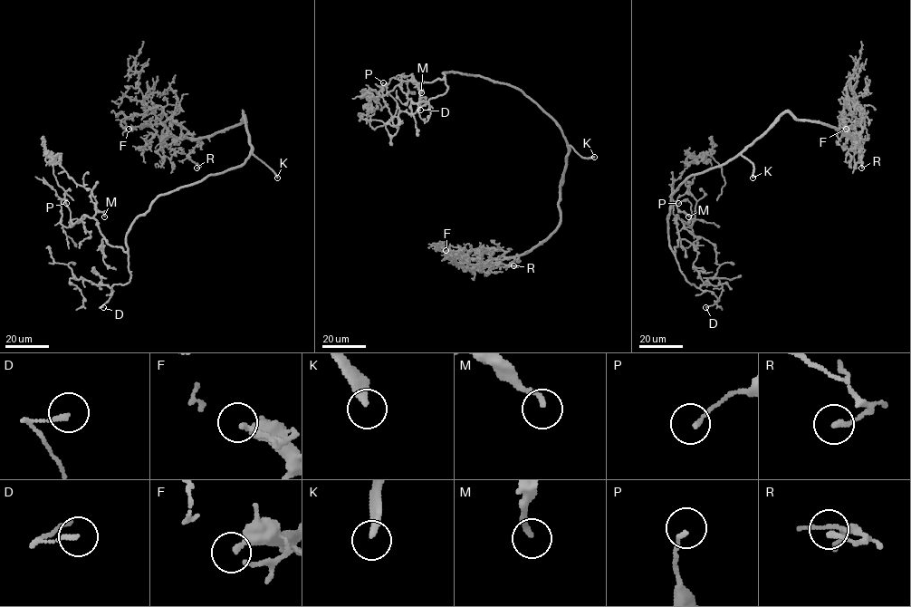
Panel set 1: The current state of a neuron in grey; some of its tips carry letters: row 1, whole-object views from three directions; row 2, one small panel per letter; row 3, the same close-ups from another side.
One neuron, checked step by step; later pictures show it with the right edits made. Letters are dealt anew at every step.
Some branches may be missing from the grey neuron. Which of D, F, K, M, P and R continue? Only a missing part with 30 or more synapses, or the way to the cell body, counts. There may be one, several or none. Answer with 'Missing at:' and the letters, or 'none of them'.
Missing at: K

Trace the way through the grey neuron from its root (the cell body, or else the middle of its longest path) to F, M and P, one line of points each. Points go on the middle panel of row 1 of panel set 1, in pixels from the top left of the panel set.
F: (528, 98), (555, 121), (568, 149), (560, 185), (559, 226), (526, 252), (491, 264), (445, 250)
M: (528, 98), (507, 84), (453, 72), (430, 82), (418, 82), (413, 77), (421, 92)
P: (528, 98), (507, 84), (459, 72), (445, 72), (442, 80), (430, 82), (402, 81), (387, 95), (383, 82)

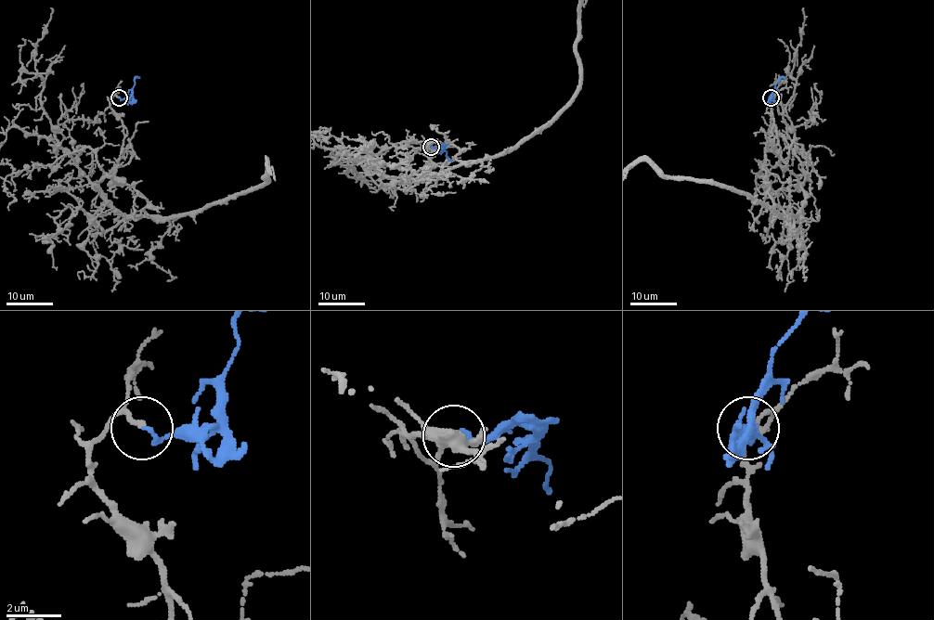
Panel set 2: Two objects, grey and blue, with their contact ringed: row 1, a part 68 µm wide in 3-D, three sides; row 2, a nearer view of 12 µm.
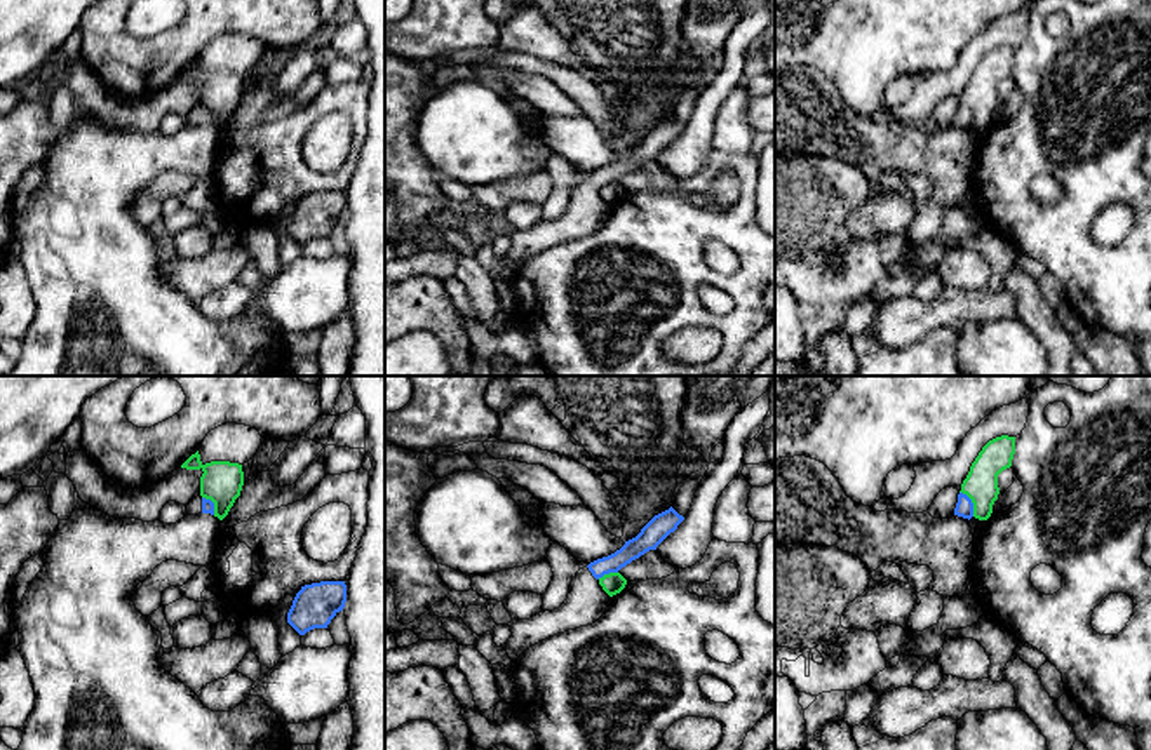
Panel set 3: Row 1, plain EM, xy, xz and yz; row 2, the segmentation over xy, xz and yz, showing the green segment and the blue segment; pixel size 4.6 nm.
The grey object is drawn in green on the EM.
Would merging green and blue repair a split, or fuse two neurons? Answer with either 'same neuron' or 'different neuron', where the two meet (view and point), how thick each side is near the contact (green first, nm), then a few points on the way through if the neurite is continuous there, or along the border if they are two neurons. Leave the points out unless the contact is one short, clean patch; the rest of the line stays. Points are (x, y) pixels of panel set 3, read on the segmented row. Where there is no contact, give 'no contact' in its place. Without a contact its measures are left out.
different neuron | yz (972, 502) | 160/80 nm | along yz (960, 491), (970, 500), (974, 515)

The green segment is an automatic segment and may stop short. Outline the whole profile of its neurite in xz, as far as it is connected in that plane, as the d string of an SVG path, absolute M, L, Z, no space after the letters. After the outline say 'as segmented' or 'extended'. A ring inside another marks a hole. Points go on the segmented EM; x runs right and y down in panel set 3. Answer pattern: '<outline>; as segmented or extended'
M609 573L599 578L599 585L609 597L613 597L625 588L627 579L620 573Z; as segmented

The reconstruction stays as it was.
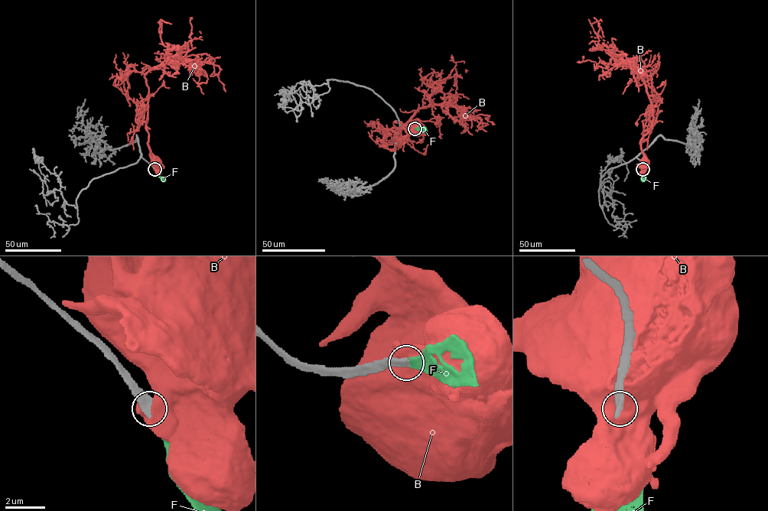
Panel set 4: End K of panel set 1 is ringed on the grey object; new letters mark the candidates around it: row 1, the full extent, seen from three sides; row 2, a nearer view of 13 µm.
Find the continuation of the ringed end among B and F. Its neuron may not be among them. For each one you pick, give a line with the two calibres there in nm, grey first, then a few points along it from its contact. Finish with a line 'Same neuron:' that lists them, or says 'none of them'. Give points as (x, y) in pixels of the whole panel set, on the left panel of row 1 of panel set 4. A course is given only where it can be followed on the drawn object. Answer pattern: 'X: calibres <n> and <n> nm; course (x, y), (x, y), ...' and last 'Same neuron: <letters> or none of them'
F: calibres 400 and 280 nm; course (154, 169), (162, 178)
Same neuron: F

